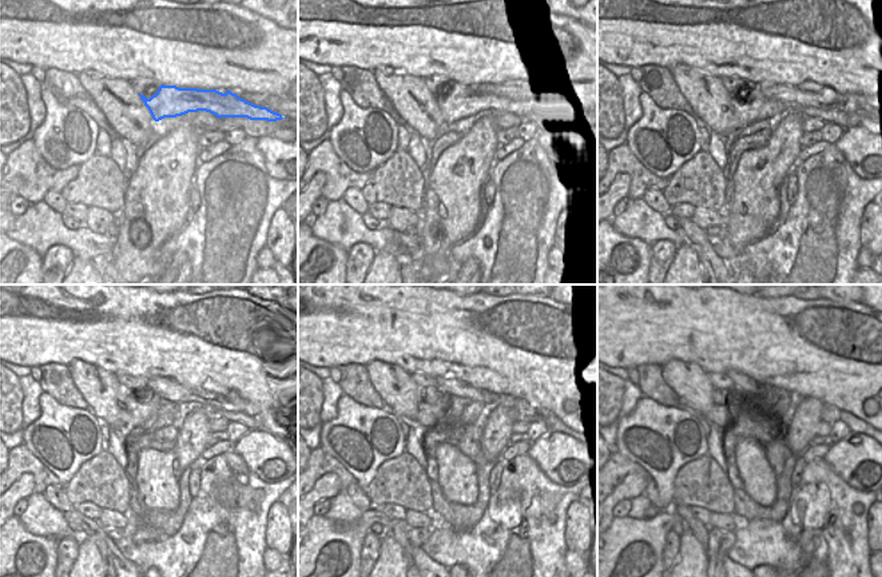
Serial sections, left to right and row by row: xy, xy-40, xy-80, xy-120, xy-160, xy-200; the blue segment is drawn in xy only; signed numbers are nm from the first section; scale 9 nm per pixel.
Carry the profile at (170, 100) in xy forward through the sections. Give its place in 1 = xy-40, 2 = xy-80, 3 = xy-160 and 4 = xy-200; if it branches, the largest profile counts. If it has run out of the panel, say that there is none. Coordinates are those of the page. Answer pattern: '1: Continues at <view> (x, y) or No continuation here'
1: Continues at xy-40 (465, 102)
2: Continues at xy-80 (758, 107)
3: Continues at xy-160 (432, 414)
4: Continues at xy-200 (724, 416)

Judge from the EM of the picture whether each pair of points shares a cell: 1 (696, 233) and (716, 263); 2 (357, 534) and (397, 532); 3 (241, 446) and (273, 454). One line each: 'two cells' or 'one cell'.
1: one cell
2: two cells
3: one cell

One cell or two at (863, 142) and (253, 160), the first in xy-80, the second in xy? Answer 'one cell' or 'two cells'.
two cells

